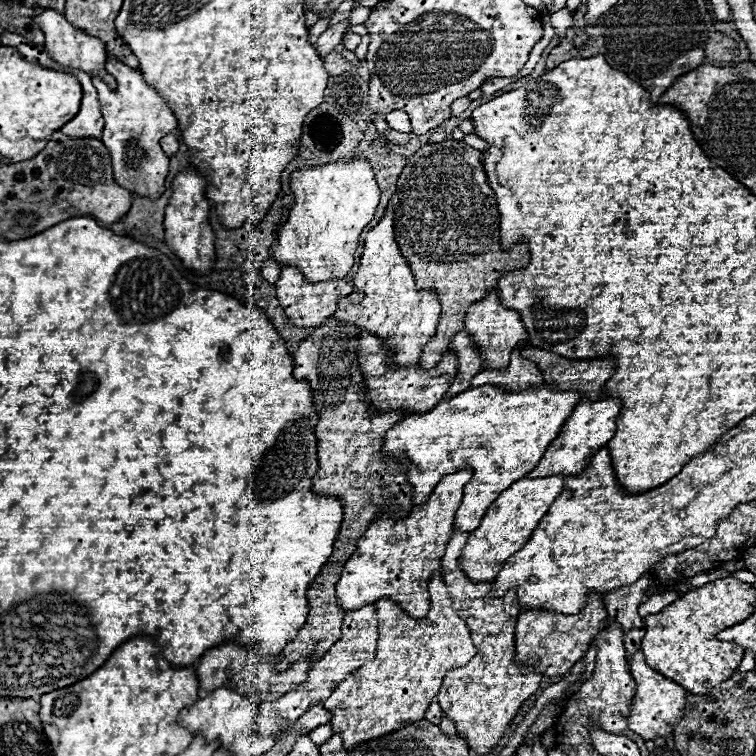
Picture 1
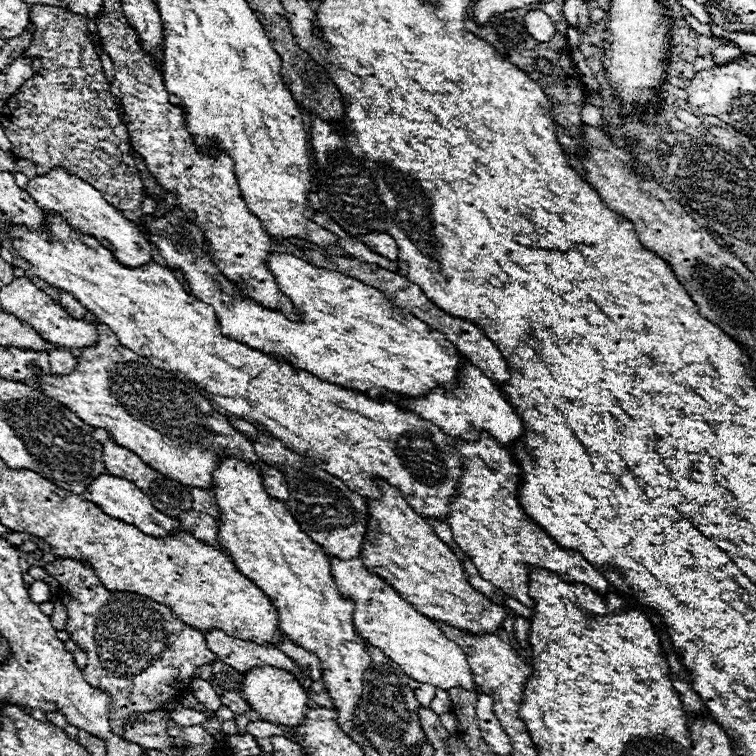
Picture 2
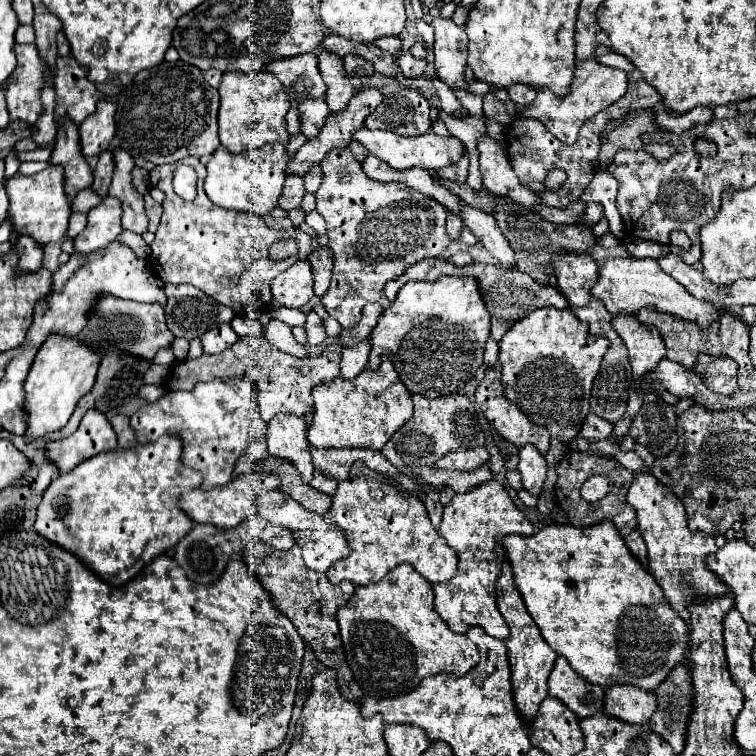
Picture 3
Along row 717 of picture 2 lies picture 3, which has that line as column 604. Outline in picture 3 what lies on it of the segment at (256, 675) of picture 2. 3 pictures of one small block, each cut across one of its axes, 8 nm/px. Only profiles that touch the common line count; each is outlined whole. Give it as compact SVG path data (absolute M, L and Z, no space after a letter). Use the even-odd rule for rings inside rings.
M616 256L616 258L604 260L604 264L598 270L596 286L592 286L592 296L600 298L606 304L606 308L612 316L616 316L620 312L638 312L640 308L650 304L660 312L668 312L668 314L684 318L684 320L698 322L702 328L710 326L718 318L718 312L720 312L710 302L702 302L702 300L694 298L672 276L664 274L664 270L660 268L660 264L654 258L634 258L634 256L622 258L622 256Z

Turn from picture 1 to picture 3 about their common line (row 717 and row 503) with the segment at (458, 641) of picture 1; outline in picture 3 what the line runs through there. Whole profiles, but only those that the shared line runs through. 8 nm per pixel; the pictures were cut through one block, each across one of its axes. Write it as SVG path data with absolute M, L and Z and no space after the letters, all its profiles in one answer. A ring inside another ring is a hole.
M360 466L348 480L338 484L326 516L344 530L352 546L350 556L334 562L326 572L332 584L342 580L360 586L380 582L388 570L402 562L412 564L432 584L444 582L456 572L456 550L452 550L432 526L424 502L416 494L404 492L392 478L376 474L366 466Z

